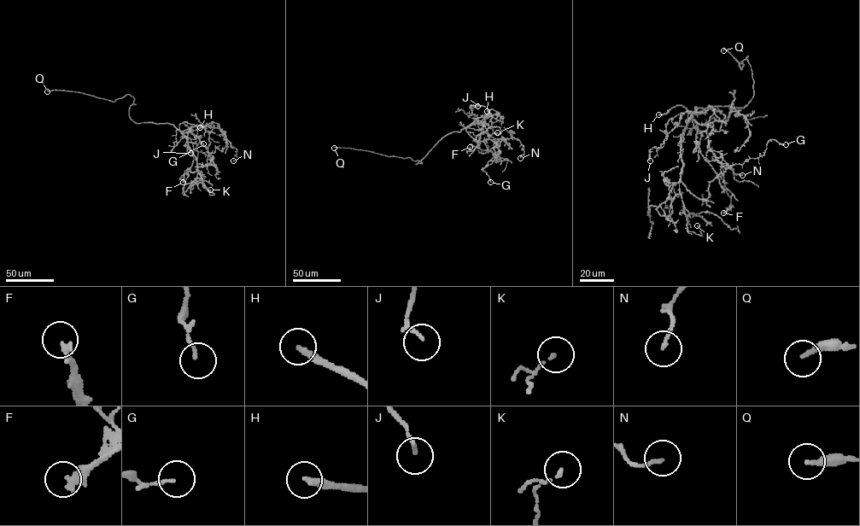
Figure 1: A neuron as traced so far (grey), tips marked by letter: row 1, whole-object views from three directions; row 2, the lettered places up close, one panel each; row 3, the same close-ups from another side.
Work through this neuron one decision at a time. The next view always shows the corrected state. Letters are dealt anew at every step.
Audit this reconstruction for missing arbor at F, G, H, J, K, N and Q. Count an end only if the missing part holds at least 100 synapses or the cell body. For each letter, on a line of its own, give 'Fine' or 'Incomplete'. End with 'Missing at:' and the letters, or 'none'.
F: Fine
G: Fine
H: Incomplete
J: Fine
K: Fine
N: Fine
Q: Incomplete
Missing at: H, Q

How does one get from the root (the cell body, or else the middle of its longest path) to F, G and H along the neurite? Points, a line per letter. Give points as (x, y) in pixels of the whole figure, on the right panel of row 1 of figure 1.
F: (720, 106), (696, 108), (690, 118), (702, 132), (701, 154), (731, 197), (731, 209), (723, 213)
G: (720, 106), (696, 108), (690, 118), (712, 123), (709, 148), (725, 168), (763, 155), (769, 140), (786, 144)
H: (720, 106), (696, 108), (689, 119), (688, 111), (681, 105), (658, 114)

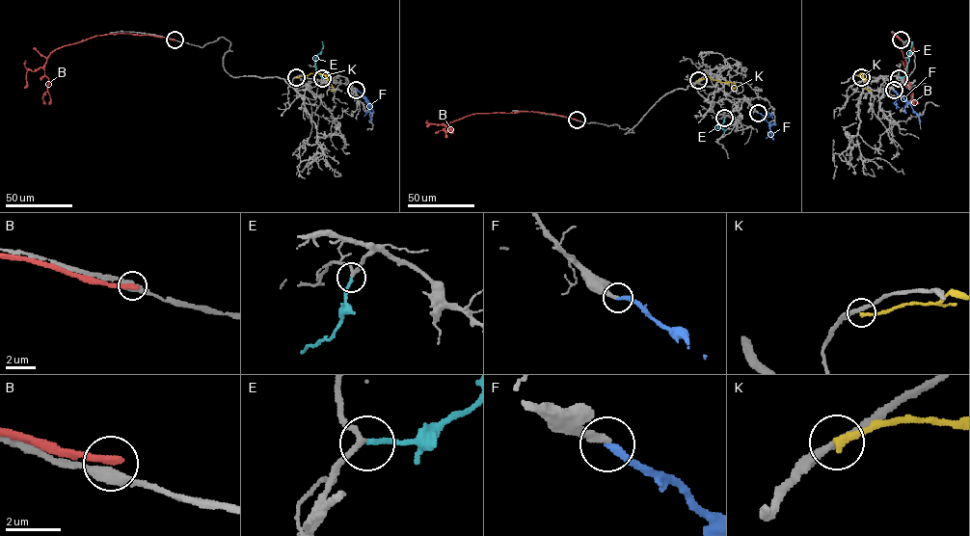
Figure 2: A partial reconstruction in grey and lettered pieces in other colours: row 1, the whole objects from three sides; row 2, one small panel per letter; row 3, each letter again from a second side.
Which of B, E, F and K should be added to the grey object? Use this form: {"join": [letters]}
{"join": ["E", "F"]}

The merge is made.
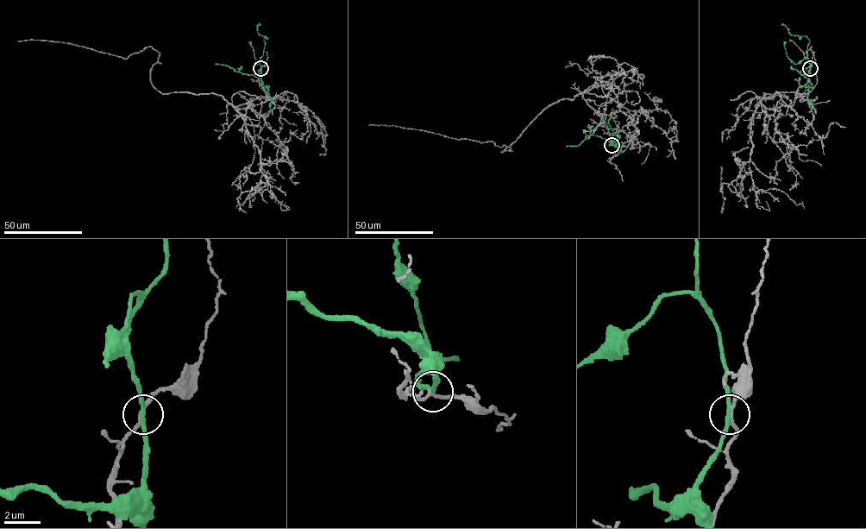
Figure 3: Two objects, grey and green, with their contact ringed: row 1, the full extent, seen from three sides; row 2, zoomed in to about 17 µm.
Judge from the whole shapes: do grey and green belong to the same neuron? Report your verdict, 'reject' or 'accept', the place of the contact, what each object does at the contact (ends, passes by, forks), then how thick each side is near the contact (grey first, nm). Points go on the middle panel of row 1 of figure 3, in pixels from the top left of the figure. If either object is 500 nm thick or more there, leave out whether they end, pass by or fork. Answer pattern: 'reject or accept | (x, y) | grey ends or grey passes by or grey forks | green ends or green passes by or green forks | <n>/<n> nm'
accept | (611, 145) | grey passes by | green passes by | 170/240 nm

